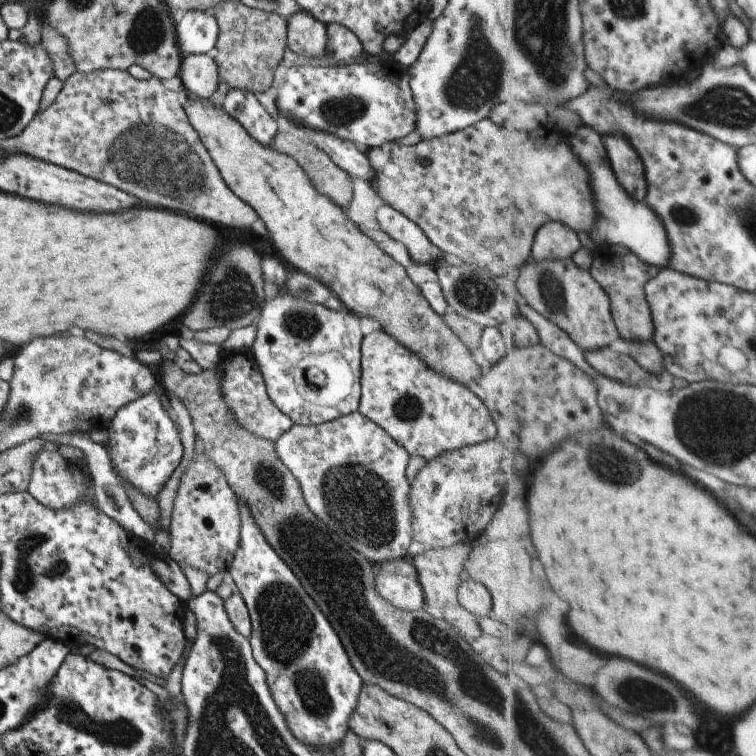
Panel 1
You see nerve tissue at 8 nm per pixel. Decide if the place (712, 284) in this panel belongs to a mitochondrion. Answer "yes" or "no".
no

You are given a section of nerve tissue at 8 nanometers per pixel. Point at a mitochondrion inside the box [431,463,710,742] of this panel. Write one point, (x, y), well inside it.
(645, 696)

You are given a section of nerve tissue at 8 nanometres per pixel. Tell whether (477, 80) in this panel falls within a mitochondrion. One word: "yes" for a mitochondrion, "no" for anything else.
yes

